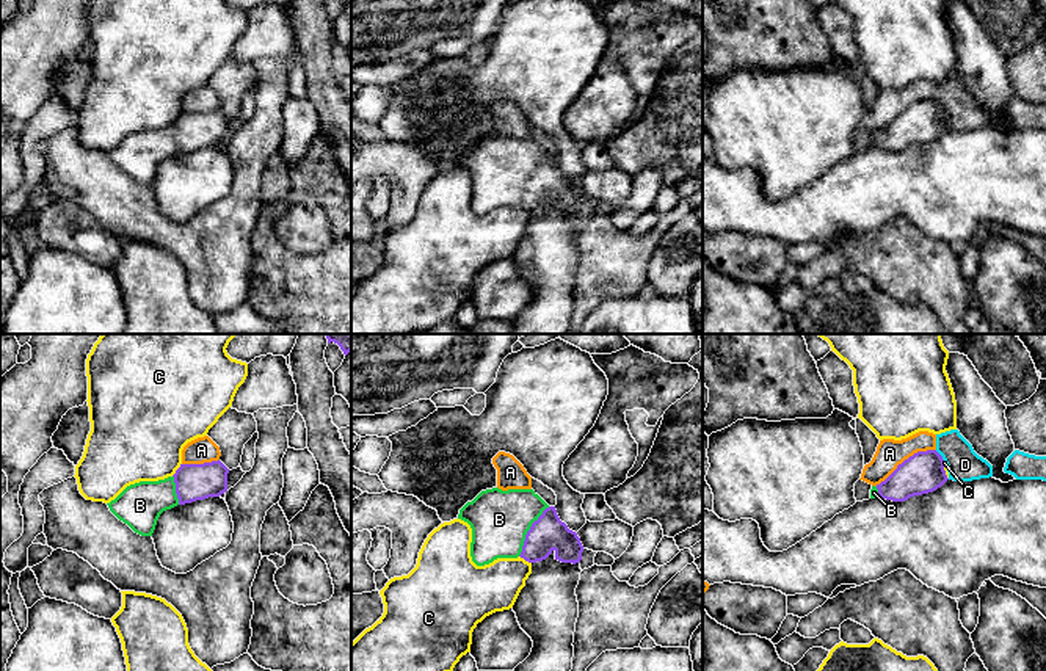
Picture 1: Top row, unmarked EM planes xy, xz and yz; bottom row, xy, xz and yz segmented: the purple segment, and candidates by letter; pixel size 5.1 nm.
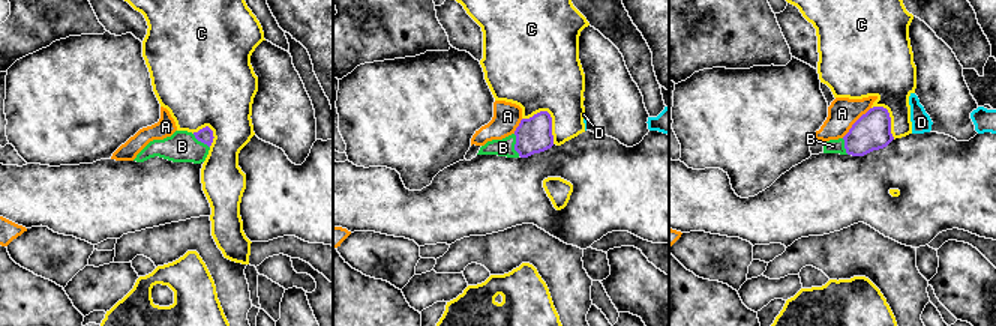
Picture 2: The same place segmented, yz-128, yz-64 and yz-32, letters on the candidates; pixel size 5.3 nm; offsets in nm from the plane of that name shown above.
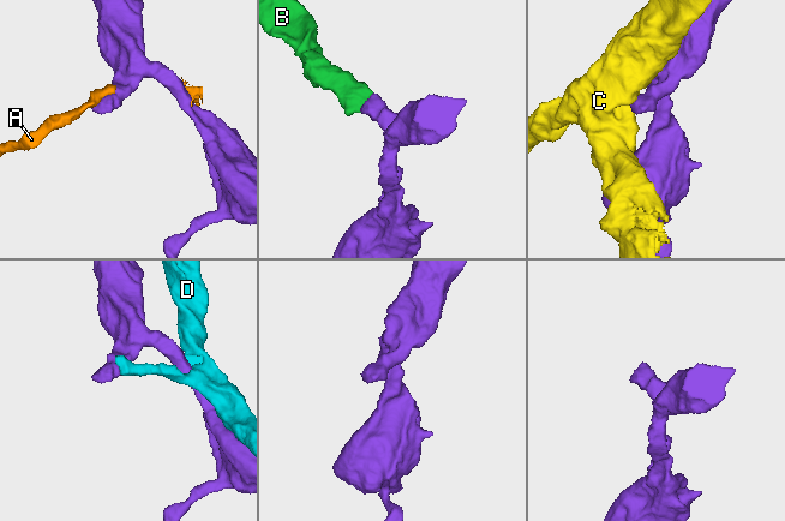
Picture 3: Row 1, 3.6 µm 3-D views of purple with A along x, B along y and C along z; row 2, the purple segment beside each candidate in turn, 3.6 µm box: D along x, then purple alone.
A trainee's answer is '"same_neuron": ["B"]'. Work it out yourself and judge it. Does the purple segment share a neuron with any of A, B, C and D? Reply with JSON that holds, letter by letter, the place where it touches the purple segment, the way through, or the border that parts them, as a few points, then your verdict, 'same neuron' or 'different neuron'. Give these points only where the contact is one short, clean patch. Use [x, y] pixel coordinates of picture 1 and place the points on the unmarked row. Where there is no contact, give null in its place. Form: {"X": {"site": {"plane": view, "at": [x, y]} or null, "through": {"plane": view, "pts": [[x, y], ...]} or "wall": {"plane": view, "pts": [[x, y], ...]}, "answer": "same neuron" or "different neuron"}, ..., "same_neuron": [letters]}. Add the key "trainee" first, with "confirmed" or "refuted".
{"trainee": "confirmed", "A": {"site": {"plane": "yz", "at": [905, 108]}, "answer": "different neuron"}, "B": {"site": {"plane": "xz", "at": [529, 179]}, "through": {"plane": "xz", "pts": [[548, 182], [529, 179], [499, 168]]}, "answer": "same neuron"}, "C": {"site": {"plane": "xy", "at": [177, 118]}, "answer": "different neuron"}, "D": {"site": {"plane": "yz", "at": [941, 105]}, "answer": "different neuron"}, "same_neuron": ["B"]}

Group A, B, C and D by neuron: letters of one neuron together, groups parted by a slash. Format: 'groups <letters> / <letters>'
groups A D / B / C

